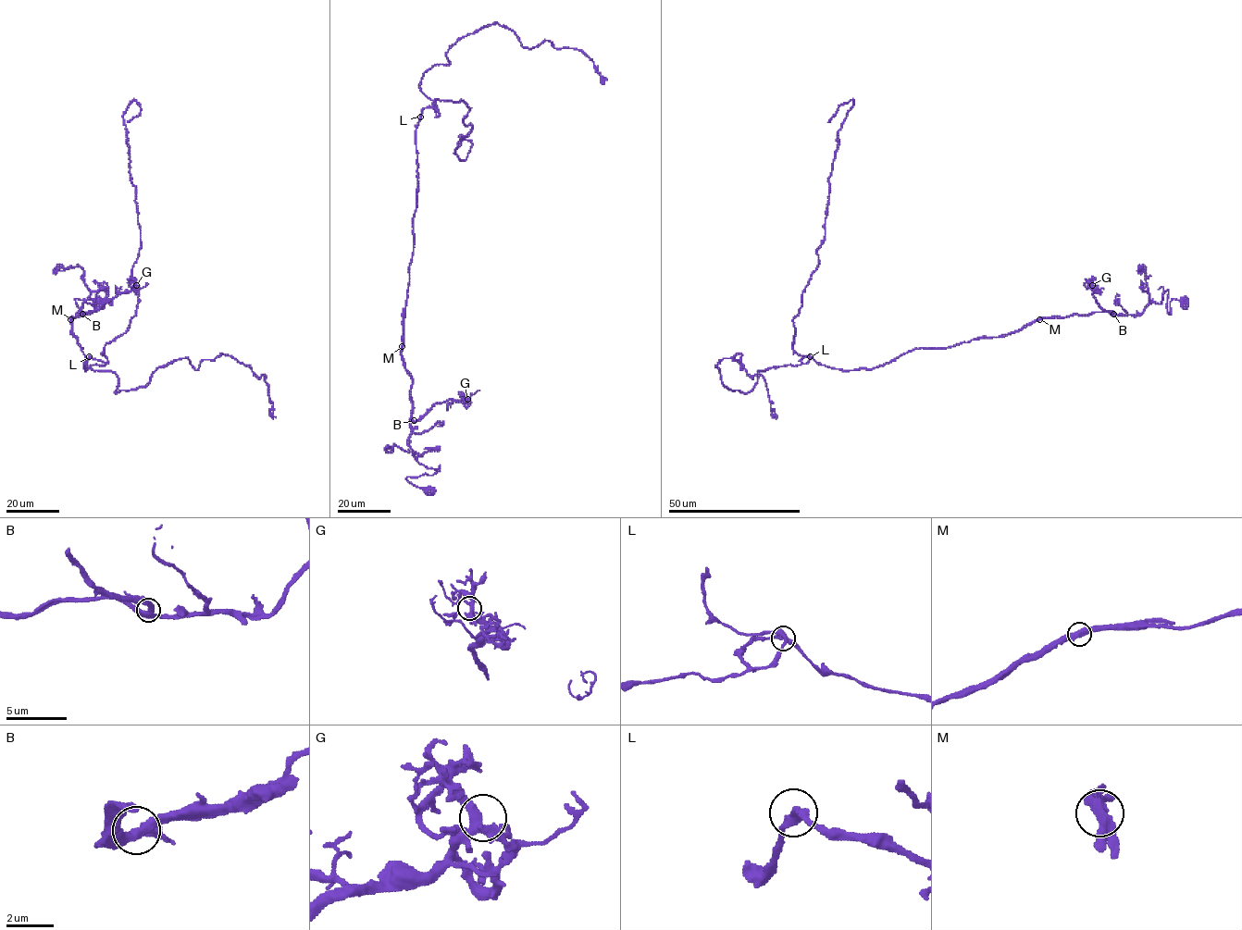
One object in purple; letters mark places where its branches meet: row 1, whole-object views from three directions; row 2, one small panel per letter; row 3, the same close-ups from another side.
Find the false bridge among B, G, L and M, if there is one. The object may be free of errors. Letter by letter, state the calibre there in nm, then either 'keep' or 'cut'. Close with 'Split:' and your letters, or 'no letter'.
B: 440 nm | keep
G: 360 nm | keep
L: 320 nm | keep
M: 460 nm | cut
Split: M

